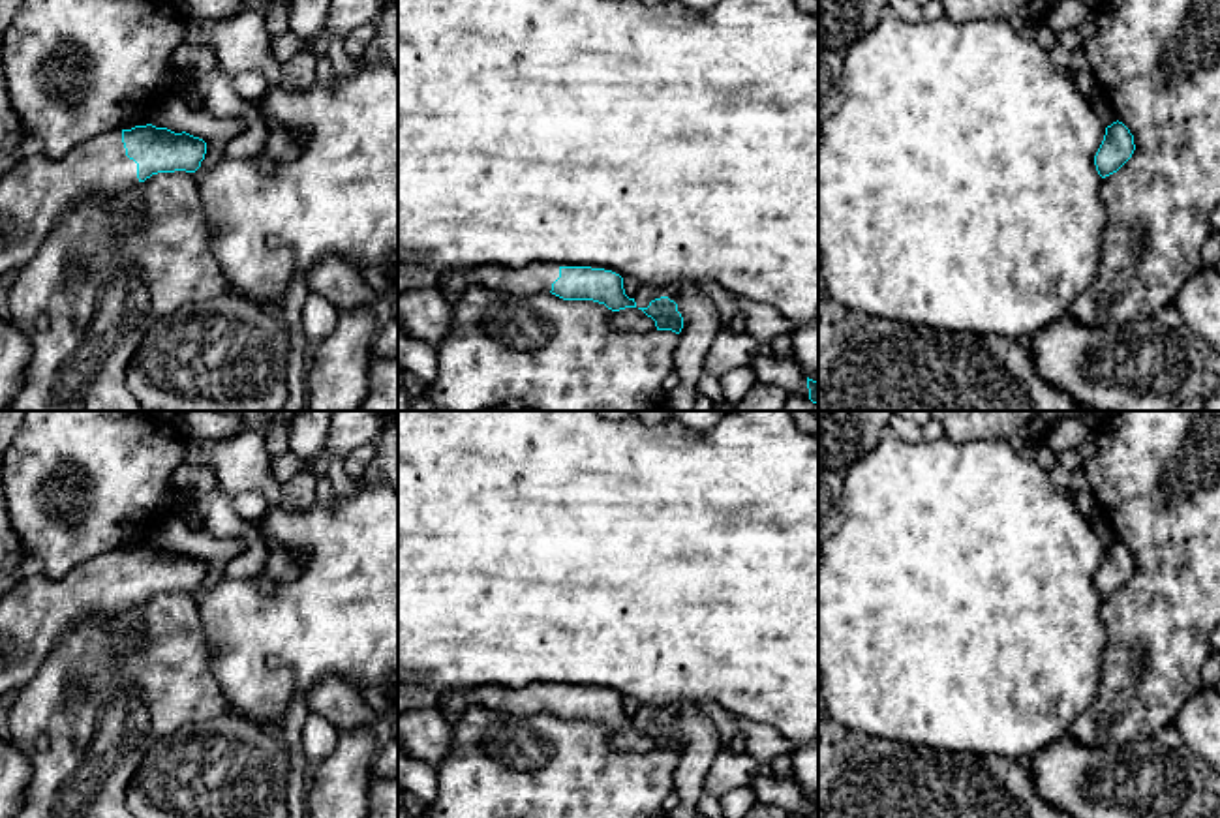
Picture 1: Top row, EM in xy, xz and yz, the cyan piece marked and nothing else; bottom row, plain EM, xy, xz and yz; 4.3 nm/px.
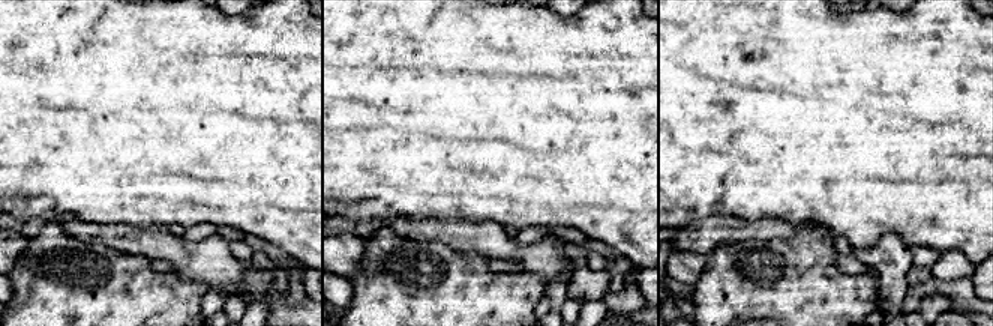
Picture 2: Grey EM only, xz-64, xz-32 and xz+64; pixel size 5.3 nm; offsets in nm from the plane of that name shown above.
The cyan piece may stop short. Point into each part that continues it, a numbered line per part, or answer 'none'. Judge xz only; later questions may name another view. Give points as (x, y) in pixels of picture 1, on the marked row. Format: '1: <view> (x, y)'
1: xz (532, 278)

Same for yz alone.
none

